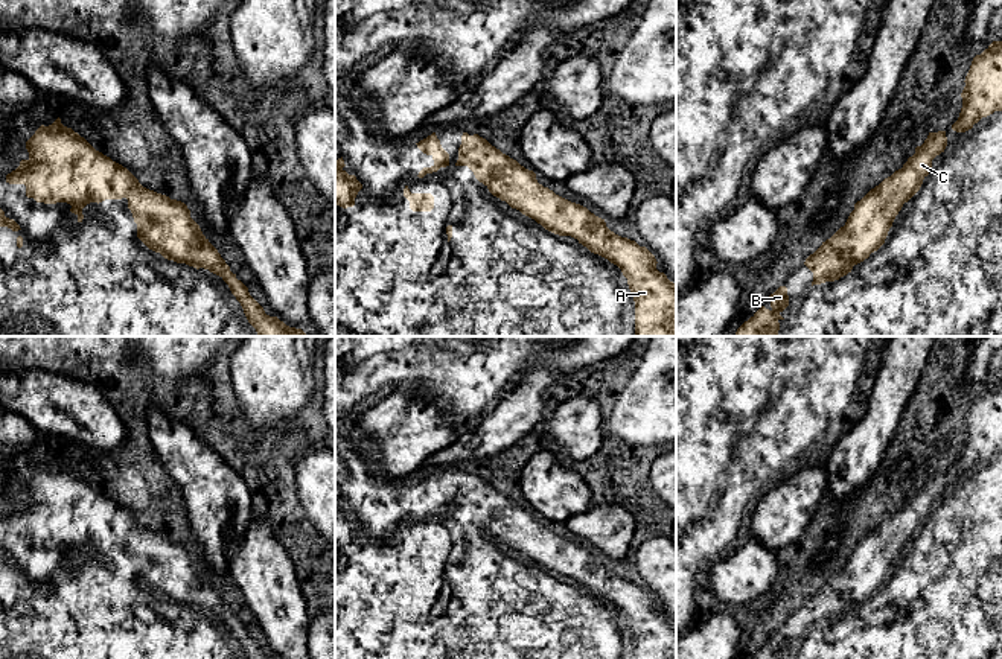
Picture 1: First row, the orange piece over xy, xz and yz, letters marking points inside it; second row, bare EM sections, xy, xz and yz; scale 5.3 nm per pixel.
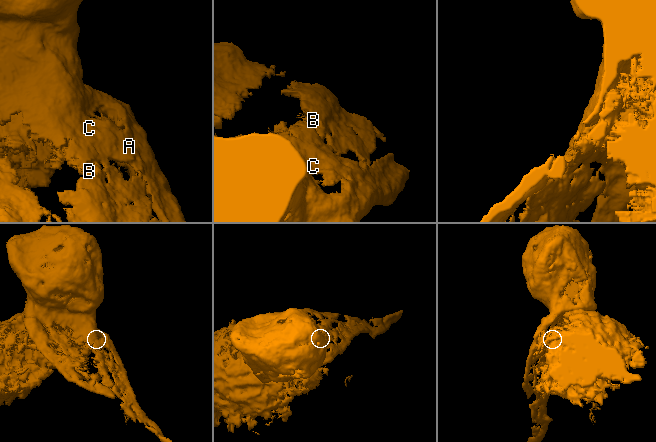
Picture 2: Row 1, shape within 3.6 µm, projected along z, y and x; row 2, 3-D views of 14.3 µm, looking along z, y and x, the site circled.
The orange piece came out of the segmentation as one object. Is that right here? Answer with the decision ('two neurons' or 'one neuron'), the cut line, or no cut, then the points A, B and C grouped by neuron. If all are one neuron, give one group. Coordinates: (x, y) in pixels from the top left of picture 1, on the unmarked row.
two neurons; cut xz (501, 495), (503, 534), (515, 519), (530, 518), (536, 524); groups A B / C

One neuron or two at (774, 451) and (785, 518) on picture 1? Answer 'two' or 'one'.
two

